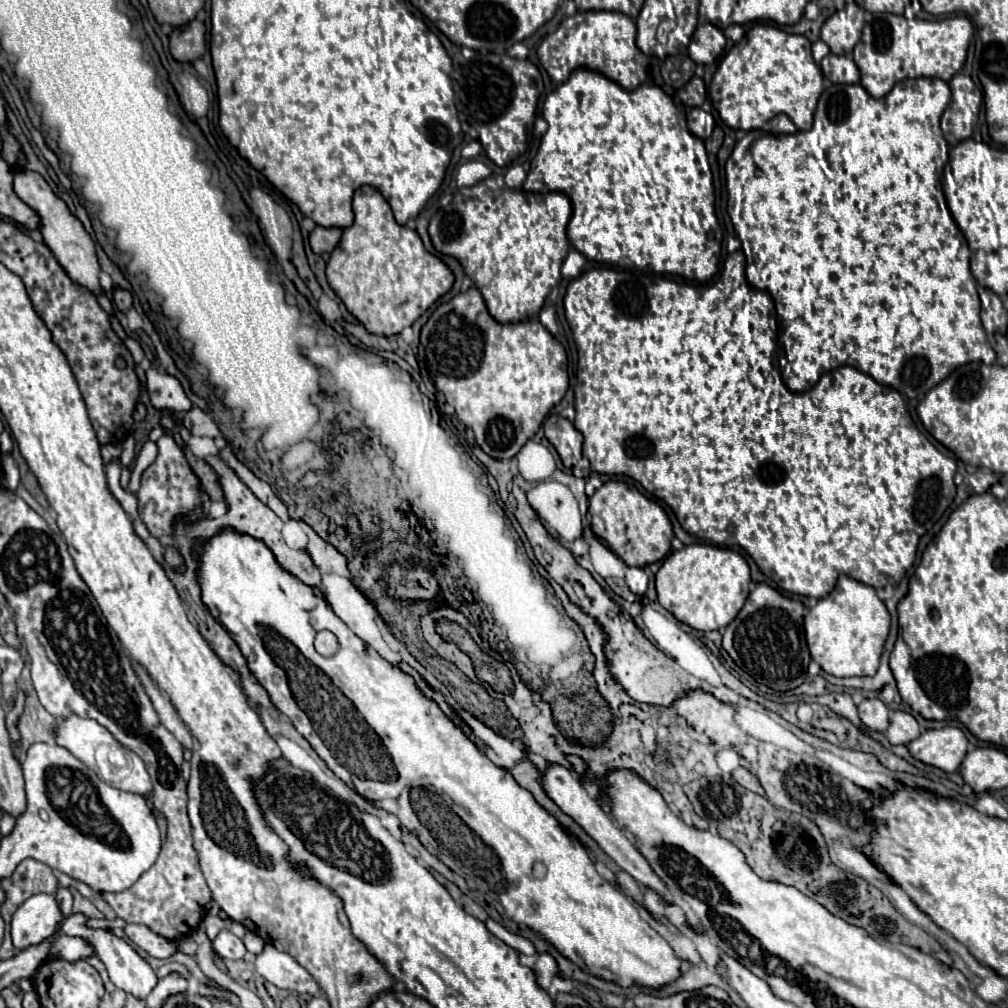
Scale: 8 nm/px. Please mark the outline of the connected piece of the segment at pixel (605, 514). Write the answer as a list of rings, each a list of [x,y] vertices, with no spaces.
[[[607,481],[589,499],[589,513],[595,537],[627,565],[645,567],[649,563],[663,559],[671,549],[673,539],[671,521],[655,501],[647,499],[635,487],[627,487],[625,483],[619,481]]]

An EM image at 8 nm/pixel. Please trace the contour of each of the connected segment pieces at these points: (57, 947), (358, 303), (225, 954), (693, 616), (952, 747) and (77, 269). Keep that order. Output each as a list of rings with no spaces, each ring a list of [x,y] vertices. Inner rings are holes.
[[[57,935],[51,943],[51,951],[49,955],[55,955],[55,959],[63,959],[69,963],[87,959],[95,953],[95,949],[91,947],[91,943],[87,943],[87,939],[83,937],[69,937],[69,935]]]
[[[367,185],[357,189],[353,197],[353,211],[355,211],[355,223],[343,229],[343,239],[327,261],[327,279],[331,289],[345,303],[347,311],[369,333],[381,337],[393,337],[401,333],[405,327],[413,325],[439,297],[451,291],[453,273],[439,257],[427,253],[423,241],[415,231],[411,231],[409,227],[401,227],[393,219],[393,211],[389,203],[383,199],[383,195],[377,189]]]
[[[225,927],[225,929],[219,931],[217,939],[213,941],[213,951],[217,951],[223,959],[233,959],[233,961],[237,961],[237,959],[241,959],[241,957],[245,955],[247,949],[243,947],[243,941],[241,941],[239,937],[235,937],[235,935],[229,931],[229,927]]]
[[[693,543],[673,551],[655,575],[657,599],[681,623],[697,631],[717,631],[727,627],[741,611],[749,595],[751,575],[747,561],[729,549]]]
[[[959,727],[929,729],[907,745],[909,753],[925,765],[933,765],[945,773],[959,769],[967,753],[967,737]]]
[[[29,169],[15,171],[13,189],[19,195],[19,199],[23,203],[27,203],[39,215],[39,219],[43,219],[43,227],[39,227],[43,241],[49,247],[49,251],[55,255],[55,259],[59,259],[59,265],[67,271],[67,275],[71,275],[71,279],[75,279],[75,283],[83,283],[83,287],[87,287],[87,291],[91,291],[93,295],[105,293],[103,287],[99,285],[101,267],[97,261],[95,243],[93,243],[91,235],[85,231],[83,223],[69,211],[67,203],[51,191],[47,181],[37,171],[29,171]]]

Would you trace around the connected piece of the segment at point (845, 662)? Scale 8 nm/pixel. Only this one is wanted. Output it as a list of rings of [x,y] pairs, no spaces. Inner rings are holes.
[[[839,577],[829,597],[819,599],[805,615],[807,647],[815,663],[835,677],[875,675],[883,651],[883,643],[889,633],[889,611],[877,597],[875,589],[863,585],[851,577]]]

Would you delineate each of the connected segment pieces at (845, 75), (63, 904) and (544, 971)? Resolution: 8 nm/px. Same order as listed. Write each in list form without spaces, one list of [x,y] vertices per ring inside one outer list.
[[[829,53],[821,63],[819,63],[825,79],[831,83],[859,83],[859,69],[853,63],[853,59],[845,55],[835,55]]]
[[[61,887],[61,889],[57,889],[57,901],[59,901],[59,907],[61,907],[61,911],[63,911],[63,915],[67,917],[69,913],[71,913],[71,905],[73,905],[73,897],[71,897],[71,891],[67,889],[67,887]]]
[[[549,953],[539,955],[537,963],[533,965],[533,973],[535,973],[537,985],[547,991],[549,985],[551,985],[551,979],[557,975],[557,963],[555,963],[555,959]]]

